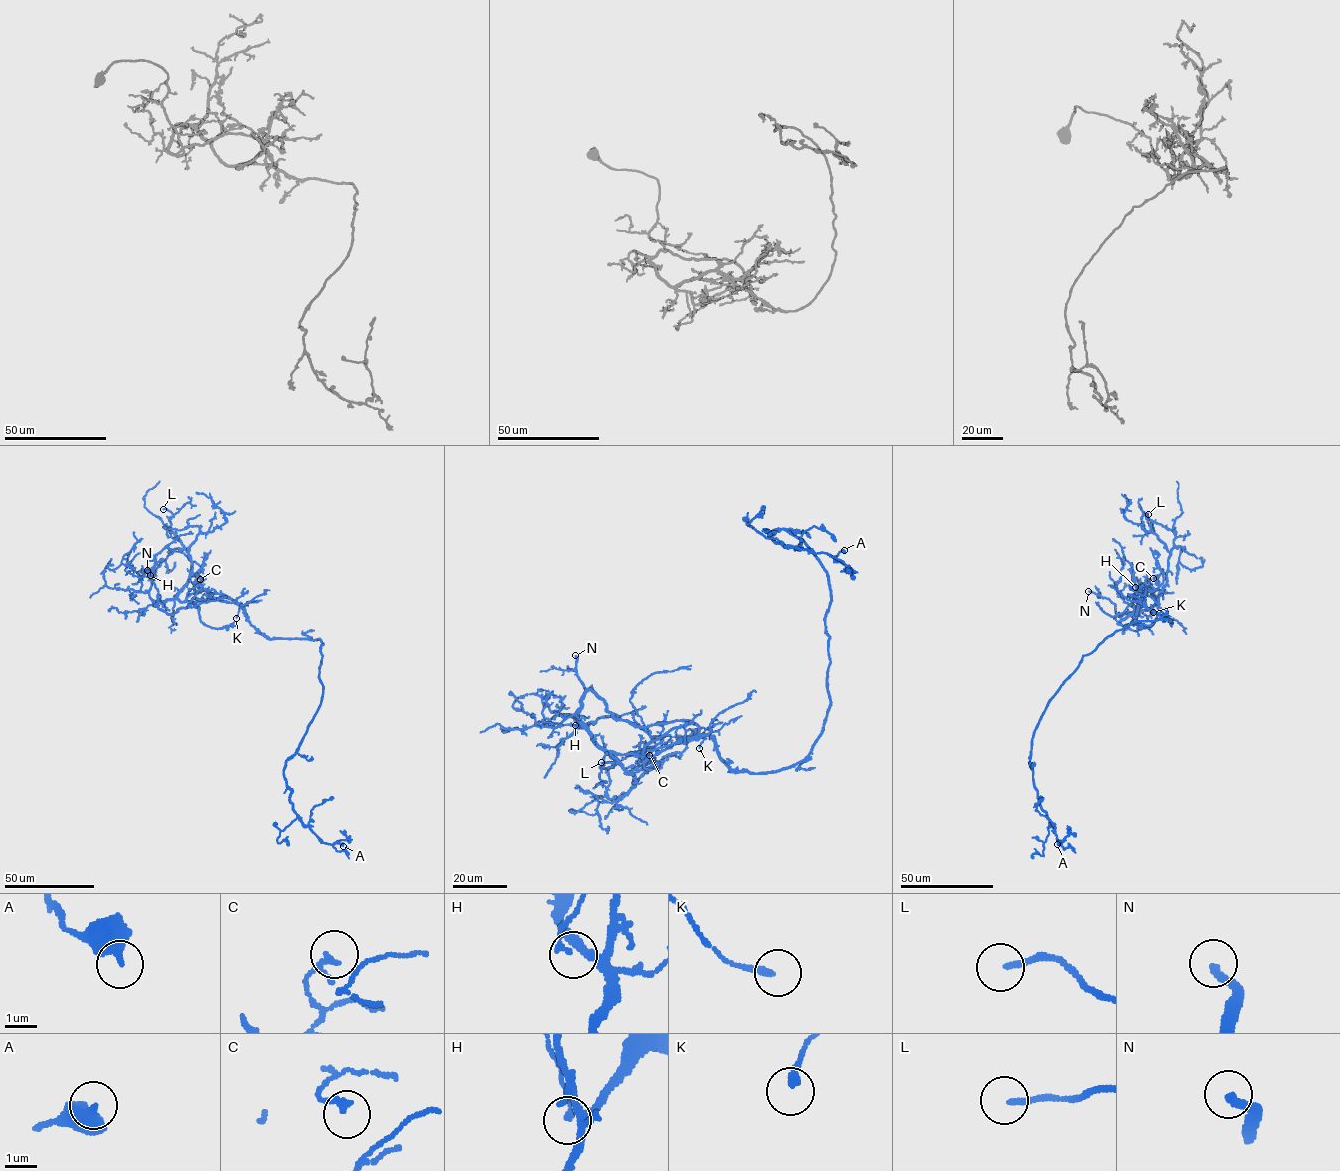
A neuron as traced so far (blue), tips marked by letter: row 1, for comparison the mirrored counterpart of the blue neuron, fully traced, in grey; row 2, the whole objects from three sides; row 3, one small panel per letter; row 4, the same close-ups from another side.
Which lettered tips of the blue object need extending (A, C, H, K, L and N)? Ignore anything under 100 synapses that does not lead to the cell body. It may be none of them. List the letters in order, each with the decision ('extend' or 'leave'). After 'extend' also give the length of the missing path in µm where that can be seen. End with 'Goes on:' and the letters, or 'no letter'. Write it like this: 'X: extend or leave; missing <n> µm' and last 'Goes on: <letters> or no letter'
A: leave
C: leave
H: leave
K: leave
L: leave
N: extend; missing 60 µm
Goes on: N

